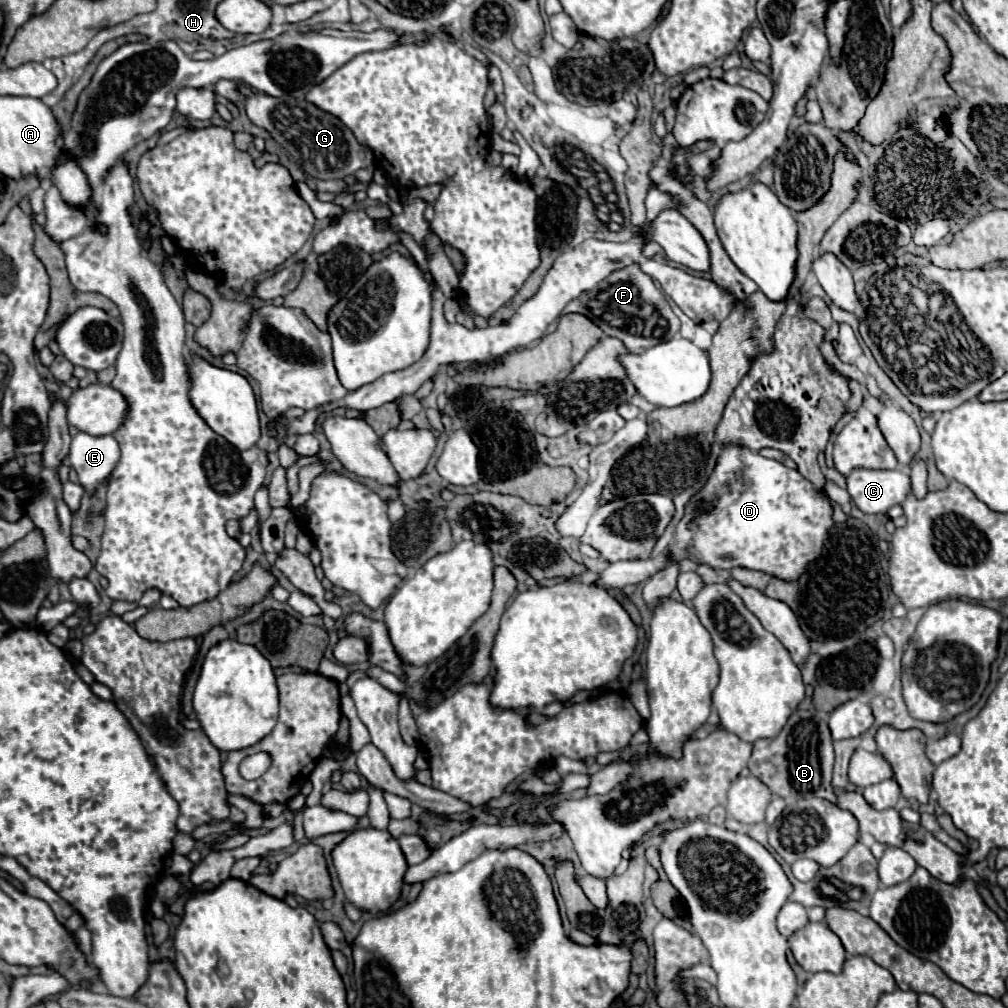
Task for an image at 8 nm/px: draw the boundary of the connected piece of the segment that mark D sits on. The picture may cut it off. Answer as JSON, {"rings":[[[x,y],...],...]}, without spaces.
{"rings":[[[729,445],[723,447],[707,485],[687,503],[685,517],[675,529],[675,541],[667,549],[675,549],[675,557],[679,557],[679,561],[685,559],[687,551],[693,561],[707,563],[715,569],[747,567],[765,571],[773,577],[783,577],[785,581],[795,581],[803,569],[819,557],[819,549],[823,547],[823,541],[827,541],[827,533],[833,525],[831,513],[833,509],[829,499],[823,497],[821,491],[813,489],[797,469],[789,469],[775,459],[761,457],[747,447]]]}

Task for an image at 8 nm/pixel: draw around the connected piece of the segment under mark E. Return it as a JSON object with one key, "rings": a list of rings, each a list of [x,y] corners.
{"rings":[[[79,431],[71,439],[69,463],[77,471],[79,483],[85,487],[85,491],[95,493],[95,489],[109,479],[117,461],[119,445],[113,435],[93,437]]]}

